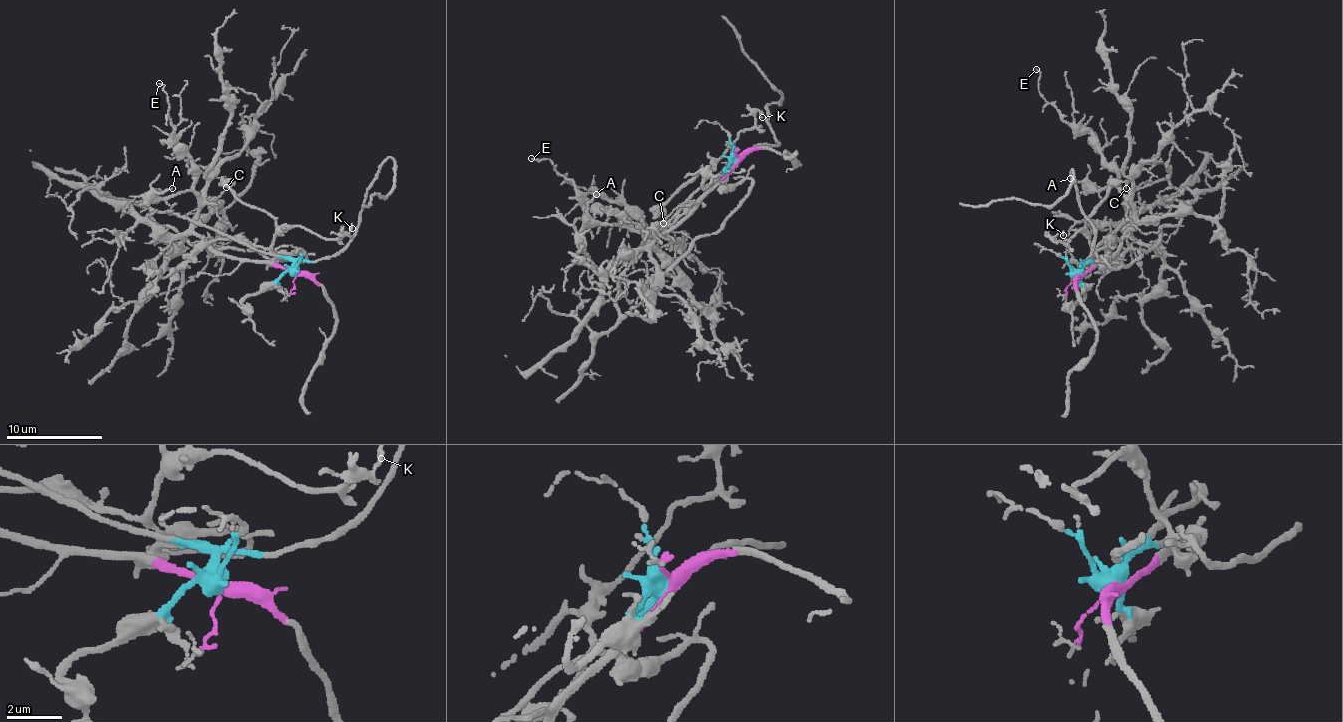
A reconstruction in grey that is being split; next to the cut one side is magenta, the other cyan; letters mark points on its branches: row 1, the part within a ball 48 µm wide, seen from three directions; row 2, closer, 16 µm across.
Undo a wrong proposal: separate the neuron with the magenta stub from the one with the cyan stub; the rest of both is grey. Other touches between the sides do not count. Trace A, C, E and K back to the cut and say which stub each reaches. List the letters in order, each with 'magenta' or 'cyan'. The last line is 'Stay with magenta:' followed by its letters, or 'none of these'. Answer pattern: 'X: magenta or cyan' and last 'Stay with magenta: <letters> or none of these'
A: magenta
C: cyan
E: magenta
K: cyan
Stay with magenta: A, E

